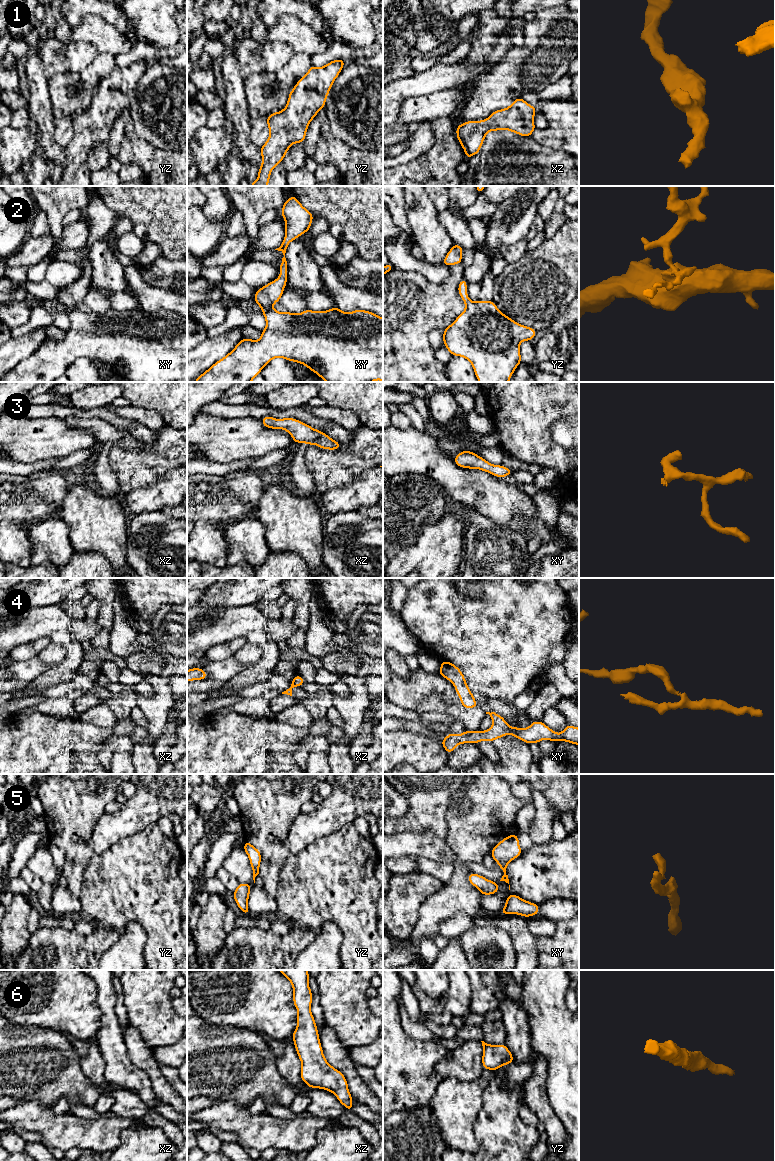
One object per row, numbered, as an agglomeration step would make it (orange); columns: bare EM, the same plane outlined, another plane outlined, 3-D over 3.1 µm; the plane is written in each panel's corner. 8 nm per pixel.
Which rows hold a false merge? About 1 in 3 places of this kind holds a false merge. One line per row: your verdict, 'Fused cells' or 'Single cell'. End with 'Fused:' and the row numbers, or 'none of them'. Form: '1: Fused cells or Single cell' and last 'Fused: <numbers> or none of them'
1: Single cell
2: Single cell
3: Single cell
4: Fused cells
5: Fused cells
6: Single cell
Fused: 4, 5

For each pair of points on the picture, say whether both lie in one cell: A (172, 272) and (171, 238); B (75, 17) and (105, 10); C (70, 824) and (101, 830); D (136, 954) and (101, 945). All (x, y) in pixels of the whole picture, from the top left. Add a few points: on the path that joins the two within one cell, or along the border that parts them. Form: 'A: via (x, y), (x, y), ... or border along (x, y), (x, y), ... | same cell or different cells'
A: border along (163, 255), (169, 259), (176, 260) | different cells
B: via (82, 10), (98, 10) | same cell
C: border along (104, 812), (94, 828), (92, 852) | different cells
D: border along (120, 933), (119, 939), (99, 959) | different cells

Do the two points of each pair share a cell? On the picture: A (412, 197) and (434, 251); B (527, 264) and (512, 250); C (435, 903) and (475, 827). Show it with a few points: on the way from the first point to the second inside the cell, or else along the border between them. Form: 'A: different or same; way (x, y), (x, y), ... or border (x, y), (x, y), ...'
A: same; way (420, 210), (427, 231), (433, 238)
B: different; border (527, 251), (516, 261), (508, 264)
C: same; way (454, 885), (460, 877), (462, 856), (469, 846)

